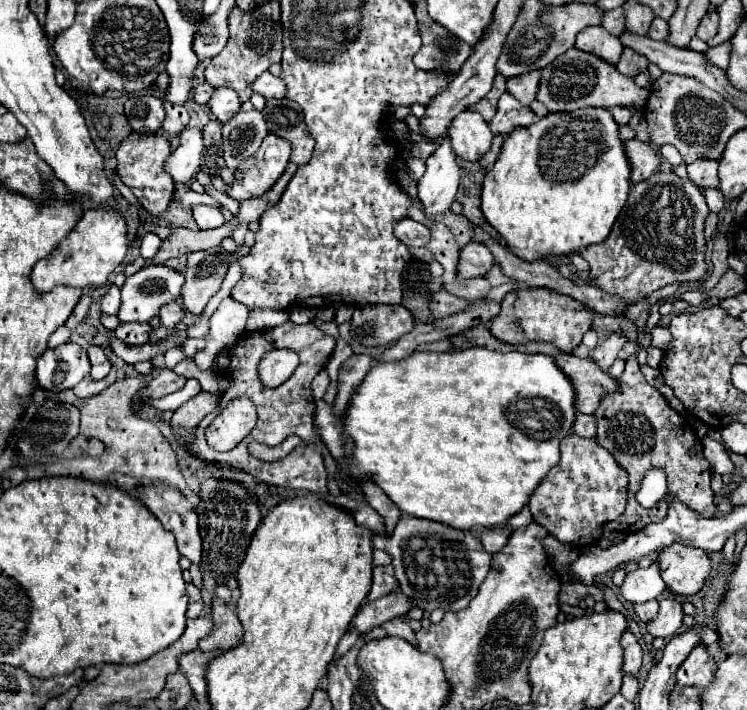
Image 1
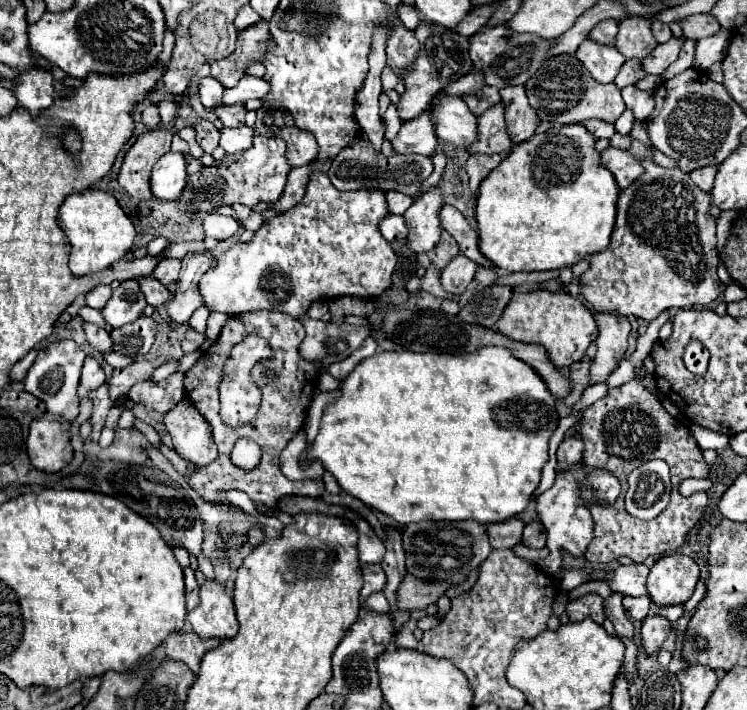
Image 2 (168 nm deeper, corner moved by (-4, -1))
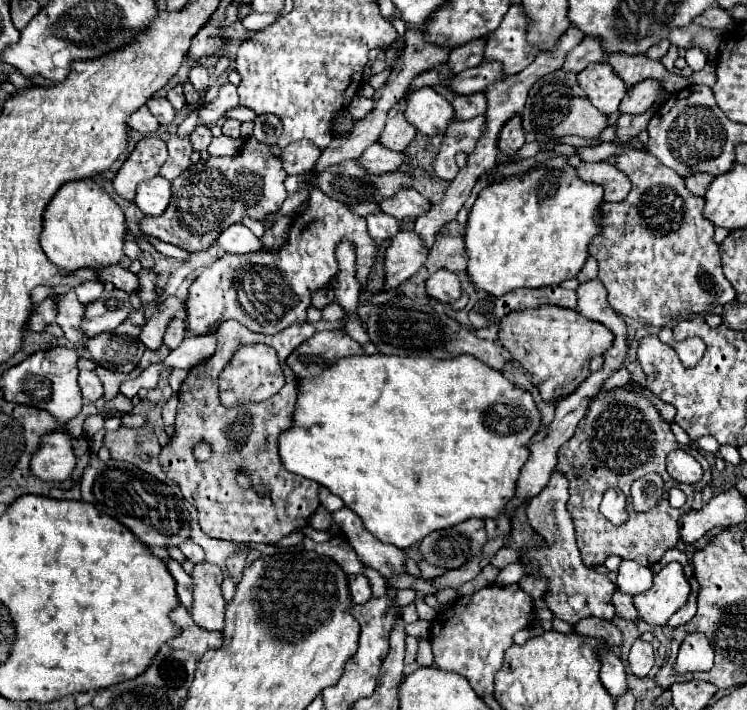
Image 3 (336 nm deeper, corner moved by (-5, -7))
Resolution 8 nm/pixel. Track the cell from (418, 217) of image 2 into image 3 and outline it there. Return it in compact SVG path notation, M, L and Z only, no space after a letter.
M399 231L385 251L385 289L393 289L413 277L427 261L429 247L415 231Z

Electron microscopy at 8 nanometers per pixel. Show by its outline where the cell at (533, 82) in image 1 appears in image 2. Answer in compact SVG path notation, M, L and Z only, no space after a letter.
M522 85L504 87L500 91L500 97L504 105L504 117L506 117L506 133L510 135L514 145L528 141L534 135L538 117L534 115L534 109L528 105L524 87Z

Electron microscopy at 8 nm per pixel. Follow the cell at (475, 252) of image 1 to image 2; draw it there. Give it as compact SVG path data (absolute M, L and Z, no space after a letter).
M454 257L440 273L440 283L442 287L452 293L452 295L460 295L466 291L468 283L474 279L474 273L476 273L476 263L470 261L468 257Z

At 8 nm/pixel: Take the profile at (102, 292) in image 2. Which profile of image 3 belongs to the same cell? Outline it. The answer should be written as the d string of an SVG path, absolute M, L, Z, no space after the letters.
M87 281L87 283L83 283L83 285L79 285L77 289L75 289L75 293L77 293L77 297L79 297L79 301L85 305L87 301L95 301L95 299L99 299L101 295L103 295L103 291L105 291L105 285L101 283L101 281Z

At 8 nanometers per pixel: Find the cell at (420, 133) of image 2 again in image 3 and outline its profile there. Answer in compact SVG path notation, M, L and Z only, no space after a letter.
M375 143L375 145L365 149L365 153L361 155L359 161L369 173L387 173L387 171L397 171L409 159L411 157L407 155L407 151L395 153L391 149L383 149L383 145Z

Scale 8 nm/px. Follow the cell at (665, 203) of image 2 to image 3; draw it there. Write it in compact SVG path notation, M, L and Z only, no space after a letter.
M627 149L615 157L615 165L631 179L633 187L625 201L603 203L603 229L589 245L589 253L599 263L599 279L607 289L609 305L629 321L661 329L675 325L679 321L677 317L699 315L731 303L731 283L721 269L719 245L713 241L713 225L703 217L705 199L689 193L683 177L661 165L647 151Z

